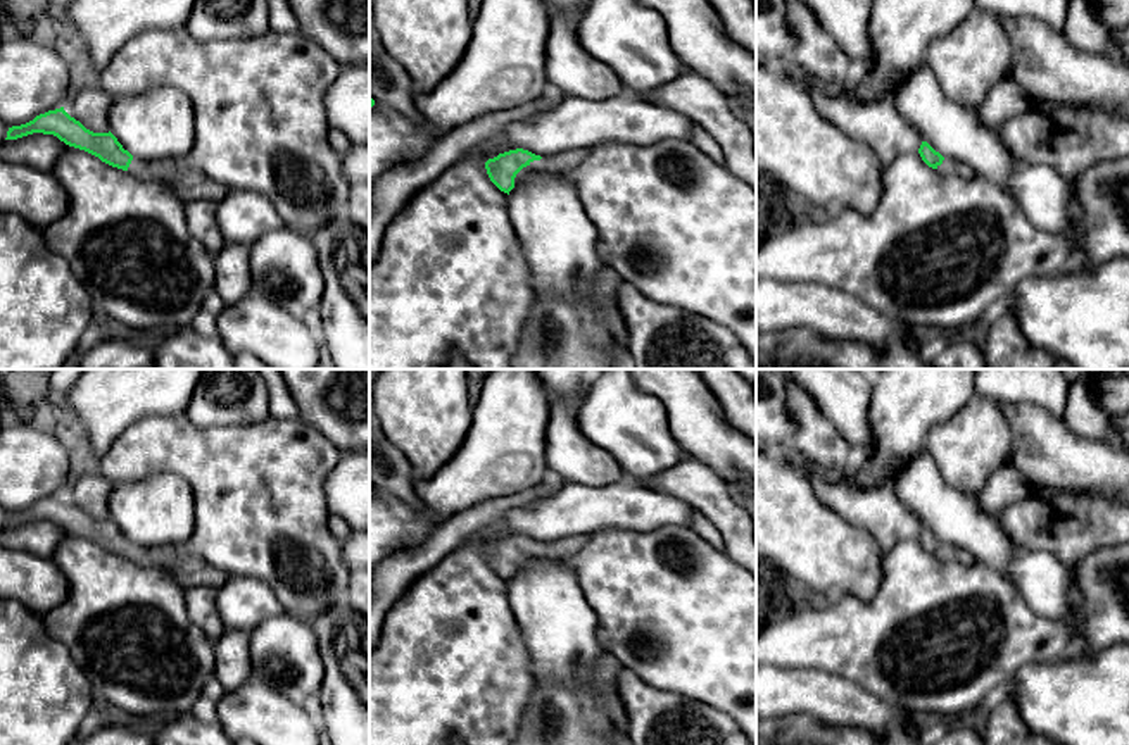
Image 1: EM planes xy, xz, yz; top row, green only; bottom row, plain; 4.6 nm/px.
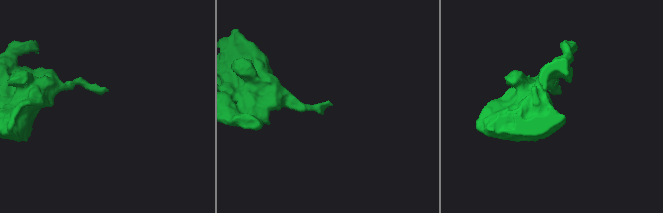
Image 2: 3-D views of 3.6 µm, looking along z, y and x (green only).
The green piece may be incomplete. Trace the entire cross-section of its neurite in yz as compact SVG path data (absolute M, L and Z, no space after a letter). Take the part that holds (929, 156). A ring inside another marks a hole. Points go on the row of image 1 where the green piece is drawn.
M922 141L918 153L929 167L944 176L960 176L965 179L972 179L975 176L975 172L967 164L958 162L951 157L943 157L927 141Z

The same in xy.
M64 107L36 116L33 121L12 126L5 140L17 140L33 133L54 135L69 147L85 150L102 162L128 171L142 179L157 179L173 188L183 203L209 200L219 203L228 188L193 167L186 157L138 159L109 133L93 133L71 117Z

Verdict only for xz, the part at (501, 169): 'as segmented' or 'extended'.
extended

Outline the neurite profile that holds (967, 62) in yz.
M977 7L953 33L932 40L925 53L925 64L934 72L944 95L970 110L975 110L984 102L998 81L1008 78L1010 60L1012 45L998 16Z

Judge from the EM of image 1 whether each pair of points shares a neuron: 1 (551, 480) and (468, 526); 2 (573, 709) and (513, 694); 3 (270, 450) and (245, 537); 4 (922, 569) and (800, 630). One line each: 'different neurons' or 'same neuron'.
1: same neuron
2: different neurons
3: same neuron
4: same neuron

